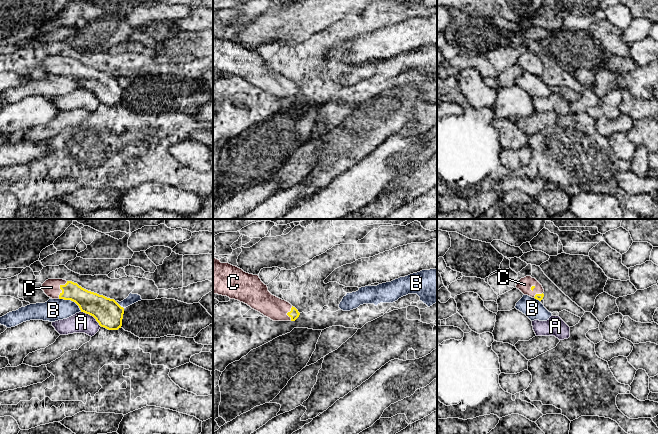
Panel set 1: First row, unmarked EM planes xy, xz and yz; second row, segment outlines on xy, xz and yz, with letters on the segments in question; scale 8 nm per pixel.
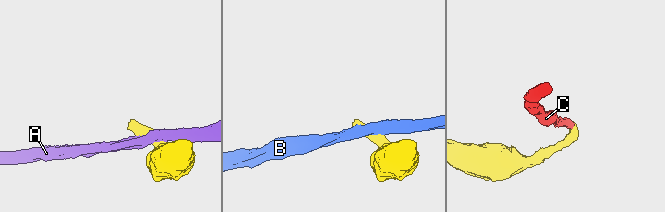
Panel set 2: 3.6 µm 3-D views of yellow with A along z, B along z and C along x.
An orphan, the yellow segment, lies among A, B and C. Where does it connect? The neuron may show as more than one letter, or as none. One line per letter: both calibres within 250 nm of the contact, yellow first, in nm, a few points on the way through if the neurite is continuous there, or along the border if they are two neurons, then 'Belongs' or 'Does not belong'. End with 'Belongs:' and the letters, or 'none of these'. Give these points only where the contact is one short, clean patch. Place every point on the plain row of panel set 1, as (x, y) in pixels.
A: Thickness 220 nm (yellow) against 160 nm. Does not belong
B: Thickness 190 nm (yellow) against 180 nm. Does not belong
C: Thickness 170 nm (yellow) against 140 nm. Path across: xy (88, 77), (72, 67), (60, 64), (51, 63). Belongs
Belongs: C

